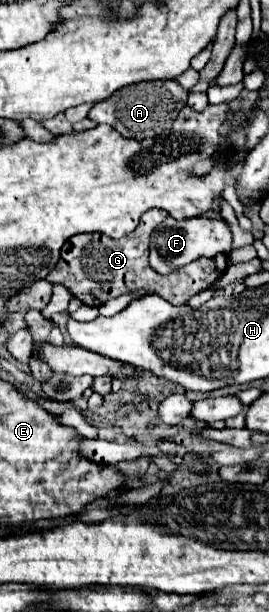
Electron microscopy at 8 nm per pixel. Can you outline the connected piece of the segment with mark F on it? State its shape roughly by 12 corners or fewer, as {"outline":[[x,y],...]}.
{"outline":[[166,217],[150,235],[150,265],[168,275],[232,247],[222,219]]}

